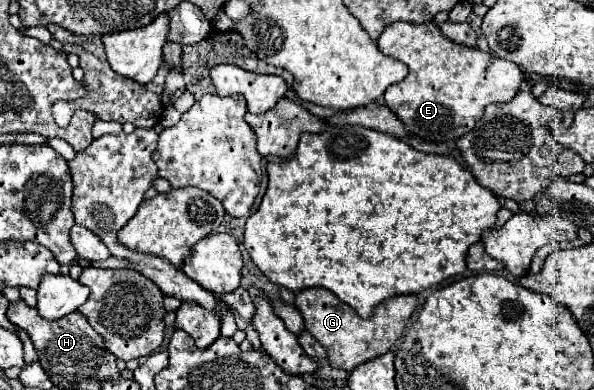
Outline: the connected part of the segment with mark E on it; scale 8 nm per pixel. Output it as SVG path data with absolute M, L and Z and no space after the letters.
M394 22L384 28L378 48L382 54L408 66L408 76L386 90L386 106L404 120L414 136L426 142L458 140L476 126L488 104L512 100L522 82L522 70L514 62L496 58L478 48L454 44L432 22L422 26Z

